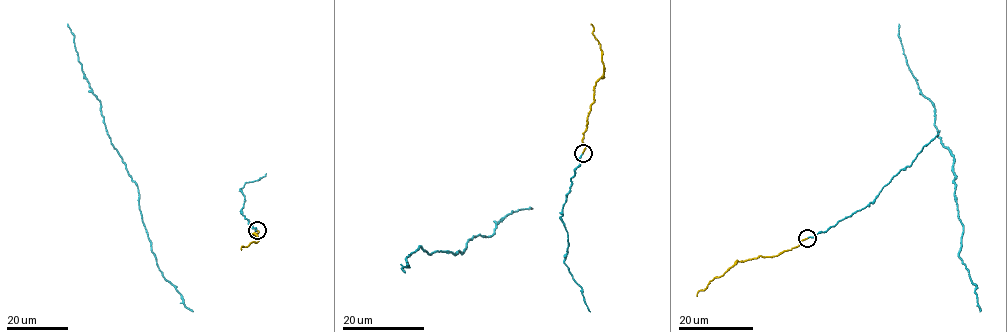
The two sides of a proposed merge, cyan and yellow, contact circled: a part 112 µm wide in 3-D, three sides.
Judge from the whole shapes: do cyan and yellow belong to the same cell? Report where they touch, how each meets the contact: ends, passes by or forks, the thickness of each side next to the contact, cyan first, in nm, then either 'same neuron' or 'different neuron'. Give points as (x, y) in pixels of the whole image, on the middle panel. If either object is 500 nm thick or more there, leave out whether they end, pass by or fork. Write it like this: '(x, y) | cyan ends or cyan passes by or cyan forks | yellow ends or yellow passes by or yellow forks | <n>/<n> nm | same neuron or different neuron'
(583, 153) | cyan ends | yellow ends | 160/200 nm | different neuron

